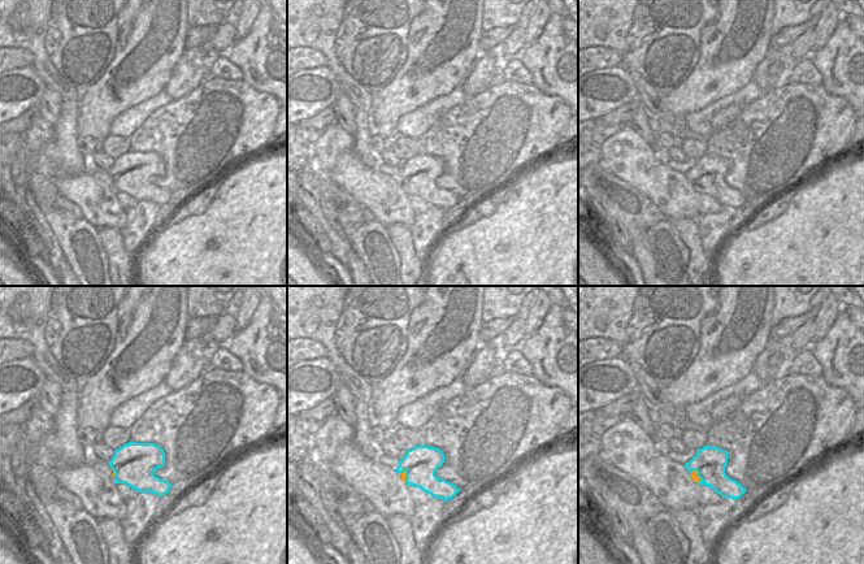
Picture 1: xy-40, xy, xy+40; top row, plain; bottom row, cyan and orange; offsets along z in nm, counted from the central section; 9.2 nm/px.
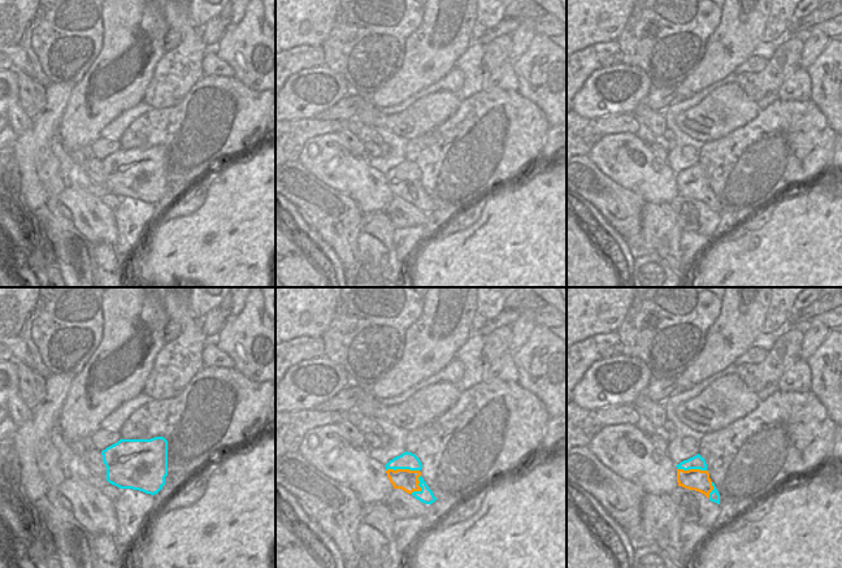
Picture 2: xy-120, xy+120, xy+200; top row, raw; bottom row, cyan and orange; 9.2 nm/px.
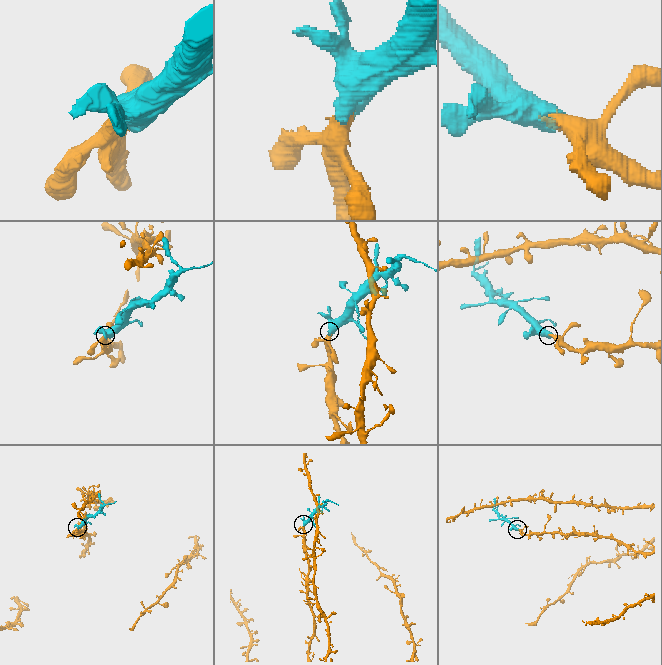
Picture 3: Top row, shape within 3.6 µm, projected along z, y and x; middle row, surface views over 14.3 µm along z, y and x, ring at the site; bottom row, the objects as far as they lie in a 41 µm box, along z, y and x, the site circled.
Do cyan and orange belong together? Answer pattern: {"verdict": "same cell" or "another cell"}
{"verdict": "same cell"}

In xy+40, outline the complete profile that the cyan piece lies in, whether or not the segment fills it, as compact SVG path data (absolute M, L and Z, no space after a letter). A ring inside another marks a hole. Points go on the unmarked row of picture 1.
M705 155L696 160L696 164L685 173L694 191L705 194L720 203L722 207L739 208L747 199L735 188L726 185L728 161Z

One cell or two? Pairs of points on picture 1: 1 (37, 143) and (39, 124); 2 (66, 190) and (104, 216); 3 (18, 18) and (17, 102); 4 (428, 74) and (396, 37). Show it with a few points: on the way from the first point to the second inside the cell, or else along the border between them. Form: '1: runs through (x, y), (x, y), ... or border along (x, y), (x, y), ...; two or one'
1: runs through (37, 138), (39, 129); one
2: runs through (76, 190), (79, 190), (96, 207); one
3: border along (31, 65), (47, 87); two
4: border along (413, 20), (408, 27), (408, 55), (394, 77); two

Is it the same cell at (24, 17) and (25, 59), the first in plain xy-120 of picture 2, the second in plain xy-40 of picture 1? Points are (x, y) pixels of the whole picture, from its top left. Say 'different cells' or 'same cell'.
different cells

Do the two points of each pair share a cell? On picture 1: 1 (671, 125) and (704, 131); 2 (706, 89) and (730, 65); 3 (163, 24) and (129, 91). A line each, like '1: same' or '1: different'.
1: different
2: same
3: same

